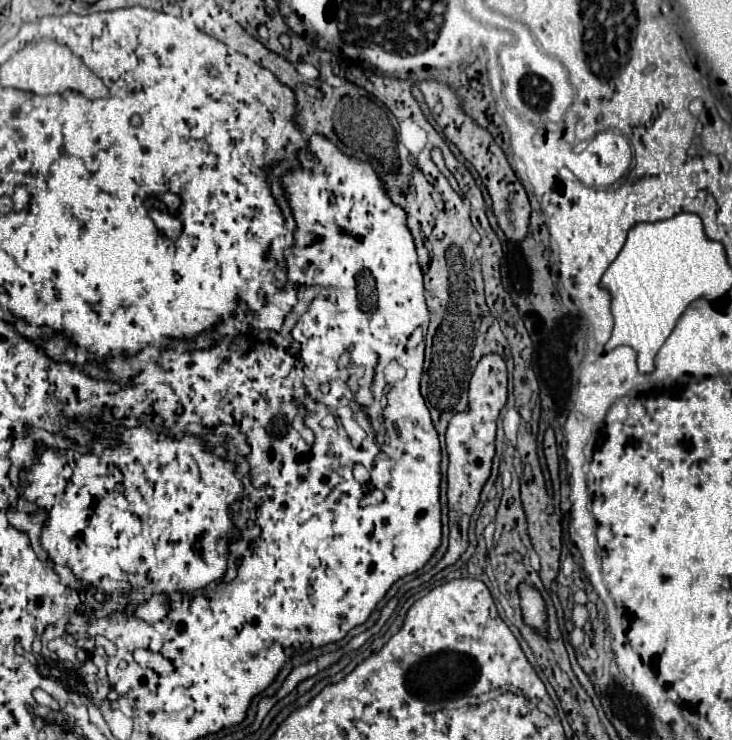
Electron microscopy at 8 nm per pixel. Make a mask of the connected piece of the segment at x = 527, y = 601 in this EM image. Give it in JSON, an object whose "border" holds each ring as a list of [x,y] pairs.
{"border":[[[521,583],[517,593],[521,599],[523,621],[547,639],[547,613],[545,613],[545,601],[541,593],[529,583]]]}

